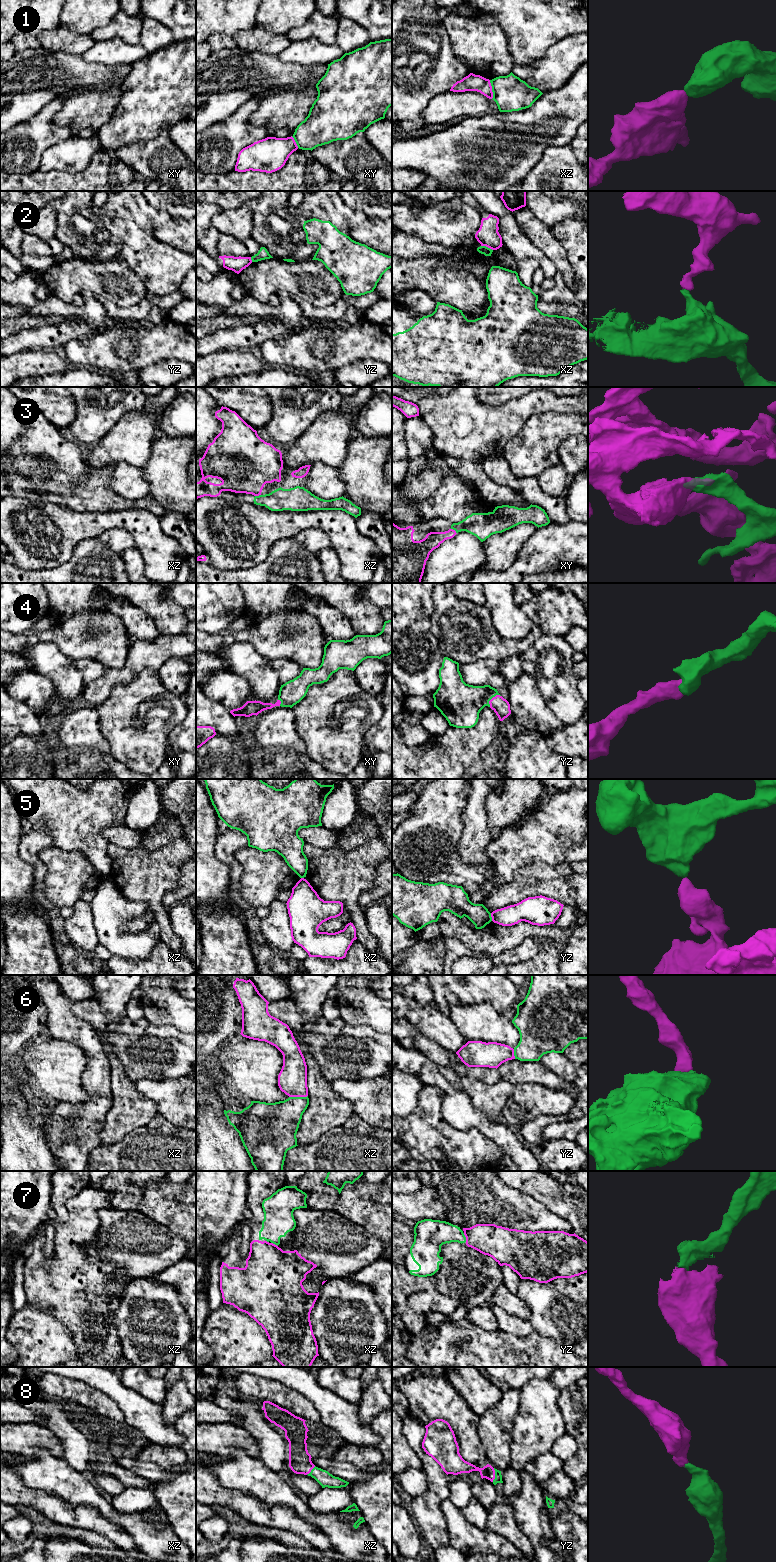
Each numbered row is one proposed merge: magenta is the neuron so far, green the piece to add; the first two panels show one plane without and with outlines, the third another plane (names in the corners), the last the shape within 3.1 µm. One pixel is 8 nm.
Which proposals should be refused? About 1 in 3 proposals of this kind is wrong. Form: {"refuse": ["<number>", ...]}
{"refuse": ["1", "2", "5"]}

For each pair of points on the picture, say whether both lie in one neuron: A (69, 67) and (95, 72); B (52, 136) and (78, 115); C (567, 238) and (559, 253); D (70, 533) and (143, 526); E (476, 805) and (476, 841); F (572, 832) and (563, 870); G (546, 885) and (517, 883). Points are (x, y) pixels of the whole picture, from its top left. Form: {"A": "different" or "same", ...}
{"A": "same", "B": "different", "C": "different", "D": "same", "E": "same", "F": "different", "G": "same"}

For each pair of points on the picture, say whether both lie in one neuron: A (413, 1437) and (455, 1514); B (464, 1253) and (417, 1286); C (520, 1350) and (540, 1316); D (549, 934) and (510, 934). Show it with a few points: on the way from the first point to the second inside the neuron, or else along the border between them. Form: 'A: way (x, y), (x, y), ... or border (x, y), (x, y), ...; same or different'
A: border (448, 1497), (441, 1502), (441, 1510), (447, 1523); different
B: way (452, 1265), (436, 1281), (429, 1283); same
C: border (534, 1329), (549, 1338); different
D: way (539, 932), (520, 932); same

